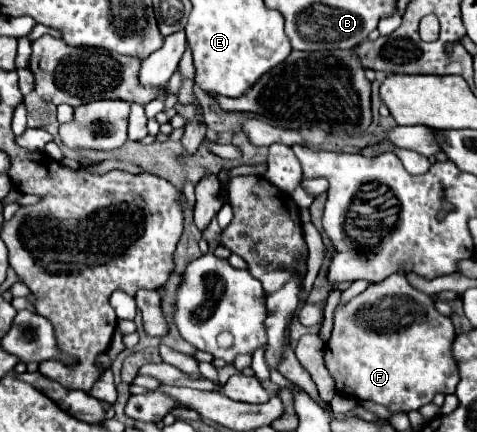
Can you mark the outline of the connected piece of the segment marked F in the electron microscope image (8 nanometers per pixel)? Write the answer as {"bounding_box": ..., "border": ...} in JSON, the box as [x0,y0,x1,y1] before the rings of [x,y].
{"bounding_box":[323,273,459,413],"border":[[[395,273],[335,309],[335,327],[323,357],[337,391],[385,405],[391,413],[407,413],[431,403],[437,393],[455,393],[459,369],[451,357],[453,341],[455,327],[435,309],[433,297]]]}

